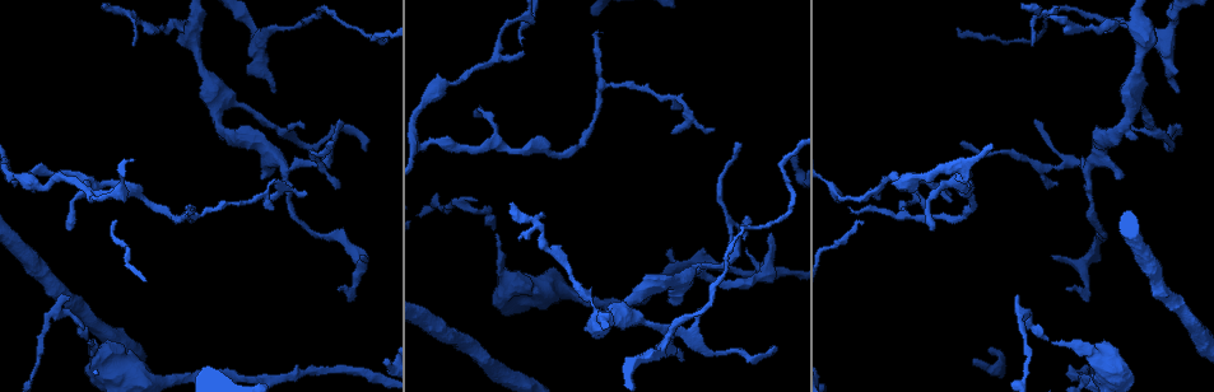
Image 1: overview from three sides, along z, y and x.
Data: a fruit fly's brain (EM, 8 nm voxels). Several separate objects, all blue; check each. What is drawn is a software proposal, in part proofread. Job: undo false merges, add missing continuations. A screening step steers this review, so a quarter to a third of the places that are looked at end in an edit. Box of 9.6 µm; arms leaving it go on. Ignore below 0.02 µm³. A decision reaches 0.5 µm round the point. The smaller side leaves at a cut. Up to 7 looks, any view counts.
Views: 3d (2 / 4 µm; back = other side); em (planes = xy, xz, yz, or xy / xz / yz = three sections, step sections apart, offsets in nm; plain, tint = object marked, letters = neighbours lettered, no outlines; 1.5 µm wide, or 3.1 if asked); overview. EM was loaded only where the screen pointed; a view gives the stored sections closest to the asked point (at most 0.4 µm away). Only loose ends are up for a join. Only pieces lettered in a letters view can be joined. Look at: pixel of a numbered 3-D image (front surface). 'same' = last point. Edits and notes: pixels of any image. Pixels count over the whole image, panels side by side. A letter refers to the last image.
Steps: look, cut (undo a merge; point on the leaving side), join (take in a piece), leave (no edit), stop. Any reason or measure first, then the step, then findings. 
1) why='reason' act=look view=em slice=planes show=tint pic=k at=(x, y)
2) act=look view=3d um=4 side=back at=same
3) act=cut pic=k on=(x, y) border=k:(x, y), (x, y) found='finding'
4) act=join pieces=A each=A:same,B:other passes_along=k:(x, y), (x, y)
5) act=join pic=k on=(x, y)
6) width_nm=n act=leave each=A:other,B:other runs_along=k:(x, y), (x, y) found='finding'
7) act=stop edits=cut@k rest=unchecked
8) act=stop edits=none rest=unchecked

why='arms part here' act=look view=3d um=4 pic=1 at=(282, 168)

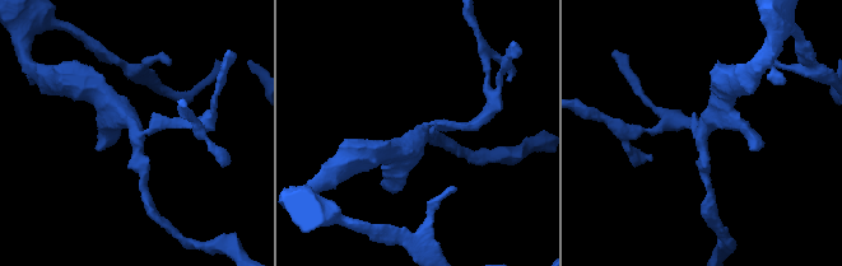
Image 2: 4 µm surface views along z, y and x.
arms=3 why='shape alone is not enough' act=look view=em slice=planes show=plain pic=2 at=(134, 128)

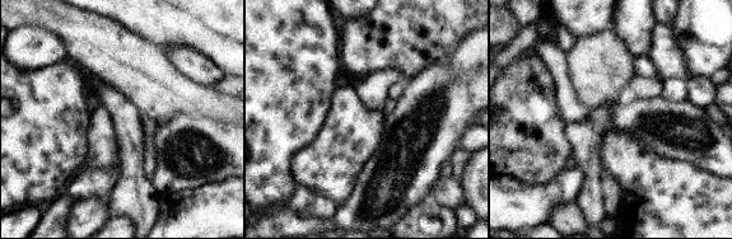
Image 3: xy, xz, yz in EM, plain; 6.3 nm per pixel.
why='see the neighbours' act=look view=em slice=planes show=letters at=same

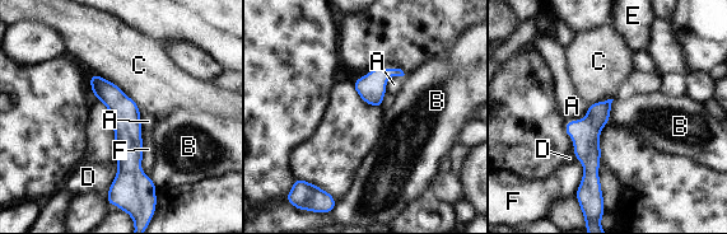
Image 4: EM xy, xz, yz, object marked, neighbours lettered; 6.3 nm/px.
act=leave each=A:other,B:other,C:other,D:other,E:other,F:other border=4:(614, 99), (606, 122) found='continuous, no second neuron'

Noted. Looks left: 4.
why='tapers out' act=look view=em slice=planes show=letters pic=1 at=(603, 33)

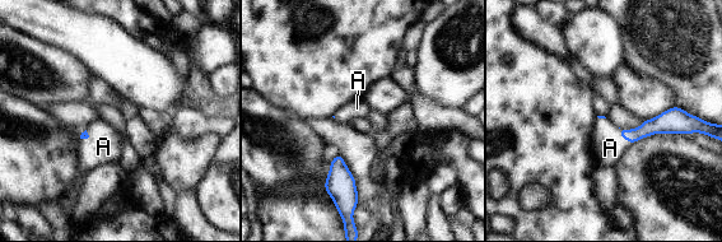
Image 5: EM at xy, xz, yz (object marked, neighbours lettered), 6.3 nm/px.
act=join pieces=A each=A:same passes_along=5:(657, 125), (620, 138), (610, 148) found='it goes on there'

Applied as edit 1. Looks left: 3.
why='see it whole again' act=look view=overview

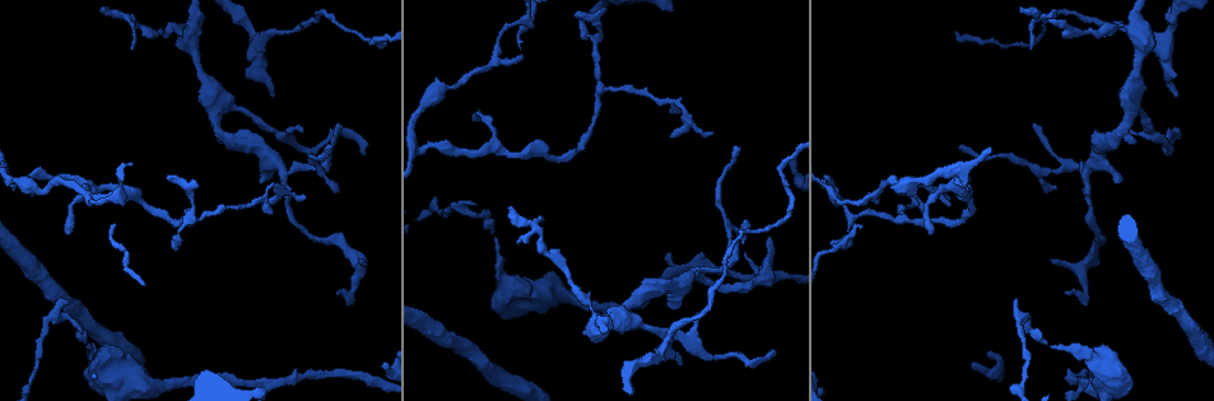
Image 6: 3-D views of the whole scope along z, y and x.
why='branch stops here' act=look view=em slice=planes show=letters pic=6 at=(1067, 293)

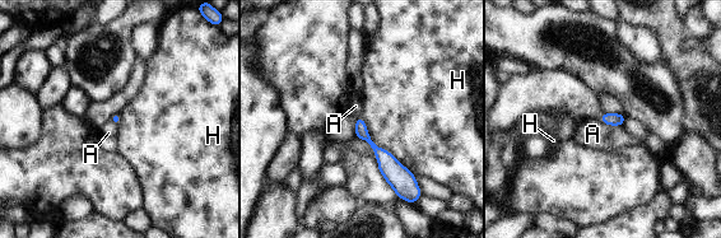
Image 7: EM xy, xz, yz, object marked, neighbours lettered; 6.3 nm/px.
act=leave each=A:other,H:other border=7:(359, 116), (370, 138), (415, 177) found='no lettered piece goes on from it'

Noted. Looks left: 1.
act=stop edits=join@5 rest=unchecked

